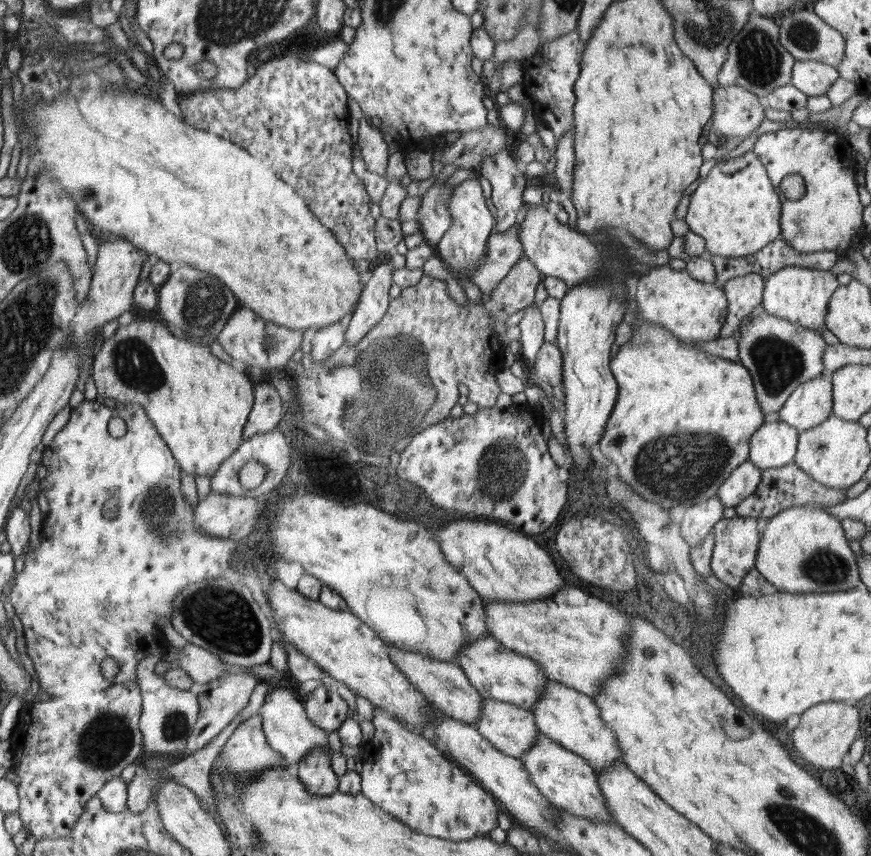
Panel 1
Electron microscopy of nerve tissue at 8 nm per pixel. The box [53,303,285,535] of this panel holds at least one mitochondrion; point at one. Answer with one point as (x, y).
(133, 363)

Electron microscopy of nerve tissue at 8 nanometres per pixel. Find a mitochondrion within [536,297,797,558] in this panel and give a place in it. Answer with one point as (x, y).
(687, 466)

